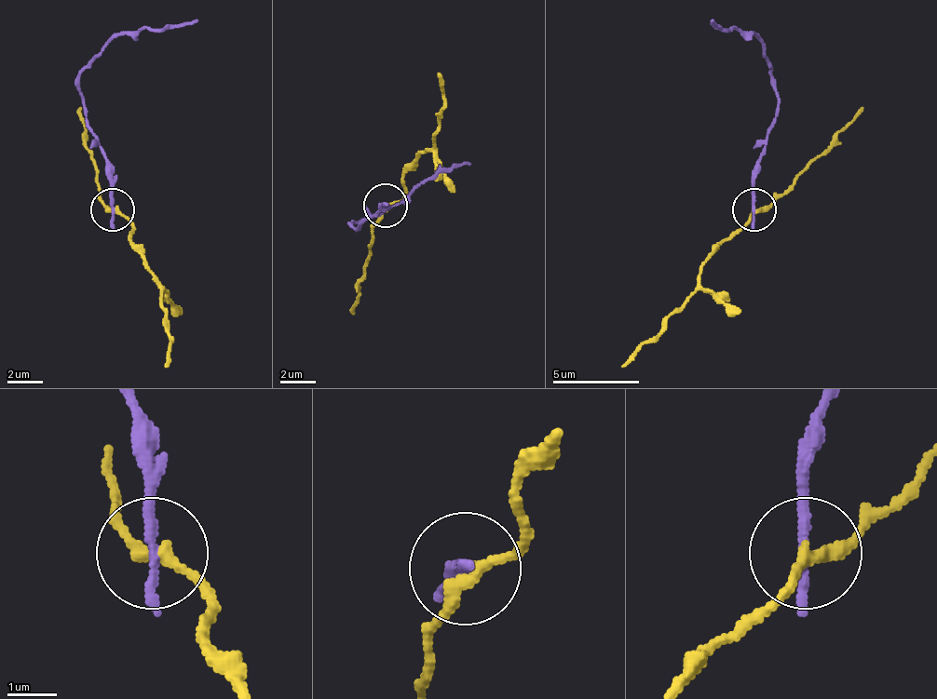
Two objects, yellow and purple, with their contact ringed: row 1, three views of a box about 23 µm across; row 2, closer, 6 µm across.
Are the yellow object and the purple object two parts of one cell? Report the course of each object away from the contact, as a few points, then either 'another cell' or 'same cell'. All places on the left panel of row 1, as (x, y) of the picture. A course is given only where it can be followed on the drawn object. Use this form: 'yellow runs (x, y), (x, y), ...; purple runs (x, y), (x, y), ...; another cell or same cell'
yellow runs (113, 208), (130, 221), (135, 252), (161, 291), (169, 335), (166, 365); purple runs (113, 208), (113, 165), (87, 121), (78, 73), (122, 34), (196, 21); another cell

